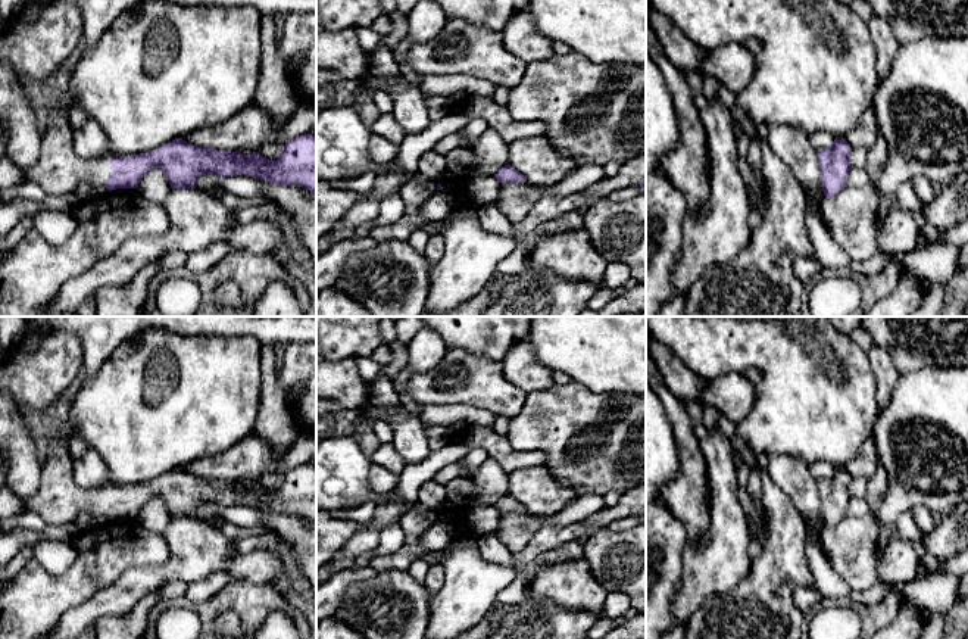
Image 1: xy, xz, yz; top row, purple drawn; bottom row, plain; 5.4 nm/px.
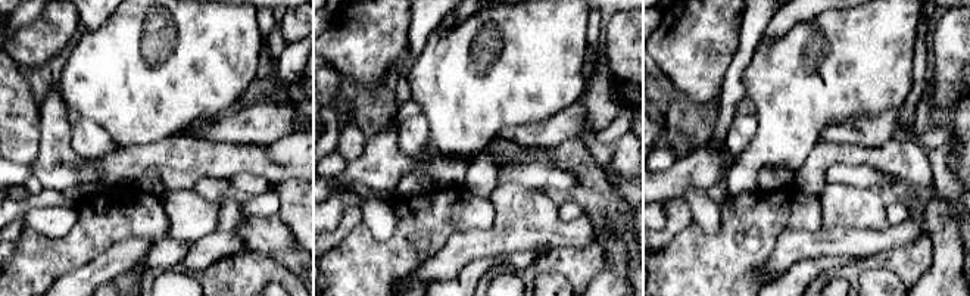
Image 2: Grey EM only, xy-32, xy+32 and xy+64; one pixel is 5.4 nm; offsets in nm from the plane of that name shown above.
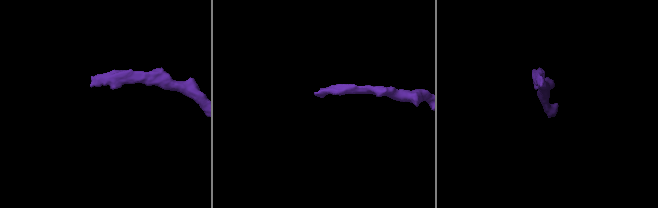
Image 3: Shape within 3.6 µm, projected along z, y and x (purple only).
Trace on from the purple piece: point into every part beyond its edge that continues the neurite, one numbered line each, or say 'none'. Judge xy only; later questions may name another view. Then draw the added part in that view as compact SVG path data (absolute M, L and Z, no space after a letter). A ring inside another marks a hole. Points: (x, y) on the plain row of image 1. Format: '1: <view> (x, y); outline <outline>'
1: xy (59, 499); outline M53 439L43 462L40 486L25 499L25 506L37 512L47 526L71 524L82 518L103 524L112 505L112 487L121 486L106 484L93 490L79 487L74 480L74 459L68 443Z

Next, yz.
none

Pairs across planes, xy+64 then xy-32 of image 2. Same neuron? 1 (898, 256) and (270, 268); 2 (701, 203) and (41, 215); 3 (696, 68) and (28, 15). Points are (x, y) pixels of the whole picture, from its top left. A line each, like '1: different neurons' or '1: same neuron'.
1: same neuron
2: same neuron
3: different neurons

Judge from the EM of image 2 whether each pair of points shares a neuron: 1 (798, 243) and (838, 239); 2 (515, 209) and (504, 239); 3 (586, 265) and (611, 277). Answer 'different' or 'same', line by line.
1: same
2: same
3: different

